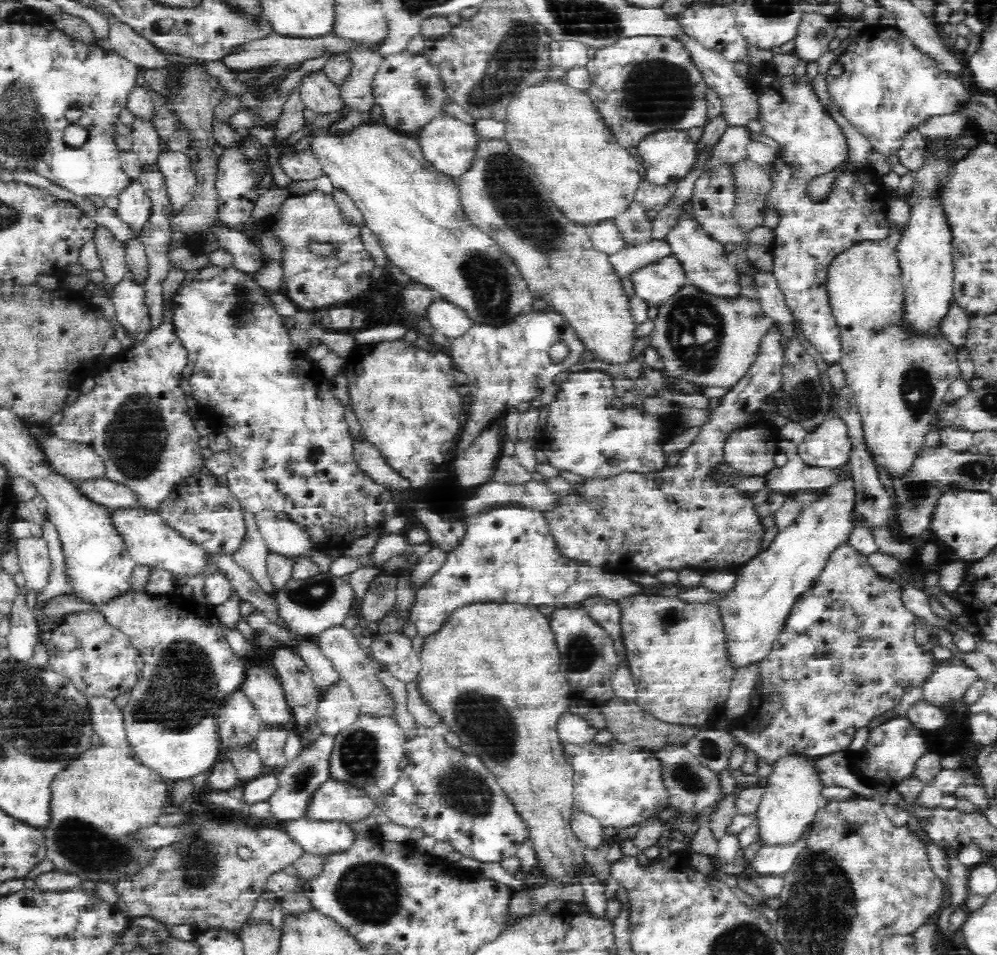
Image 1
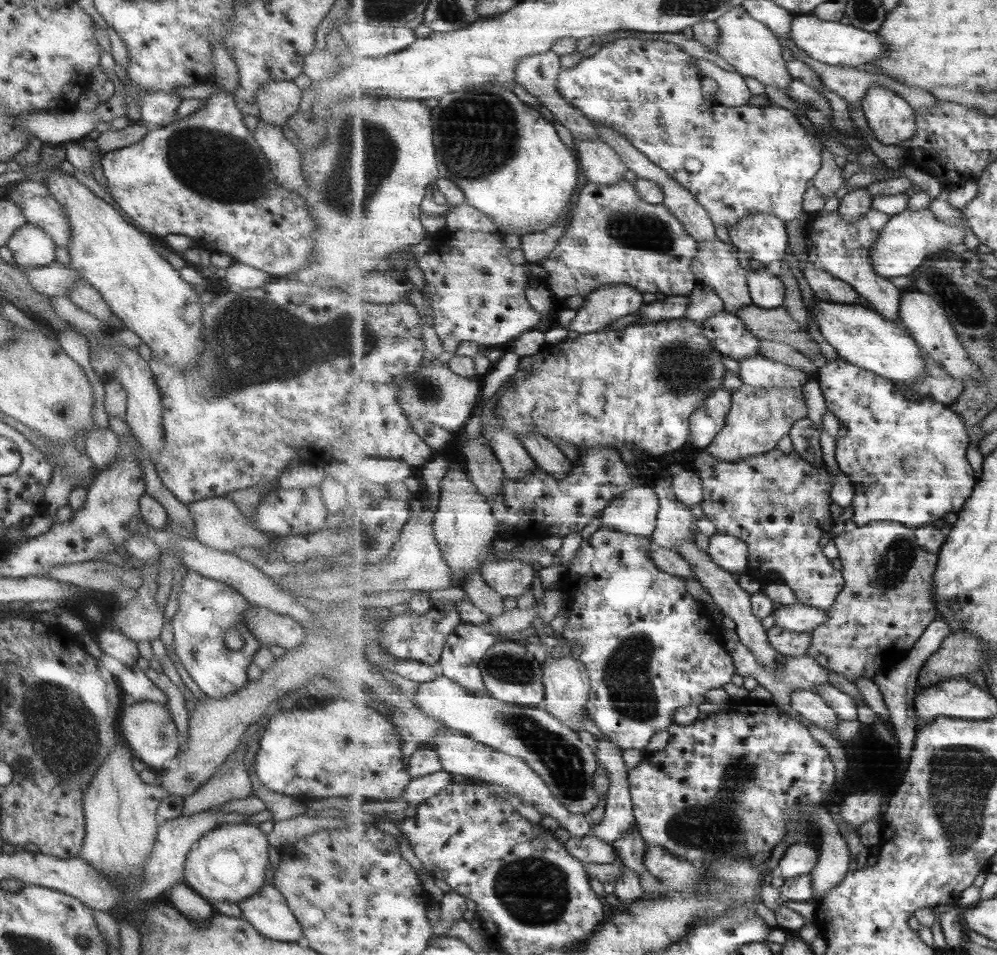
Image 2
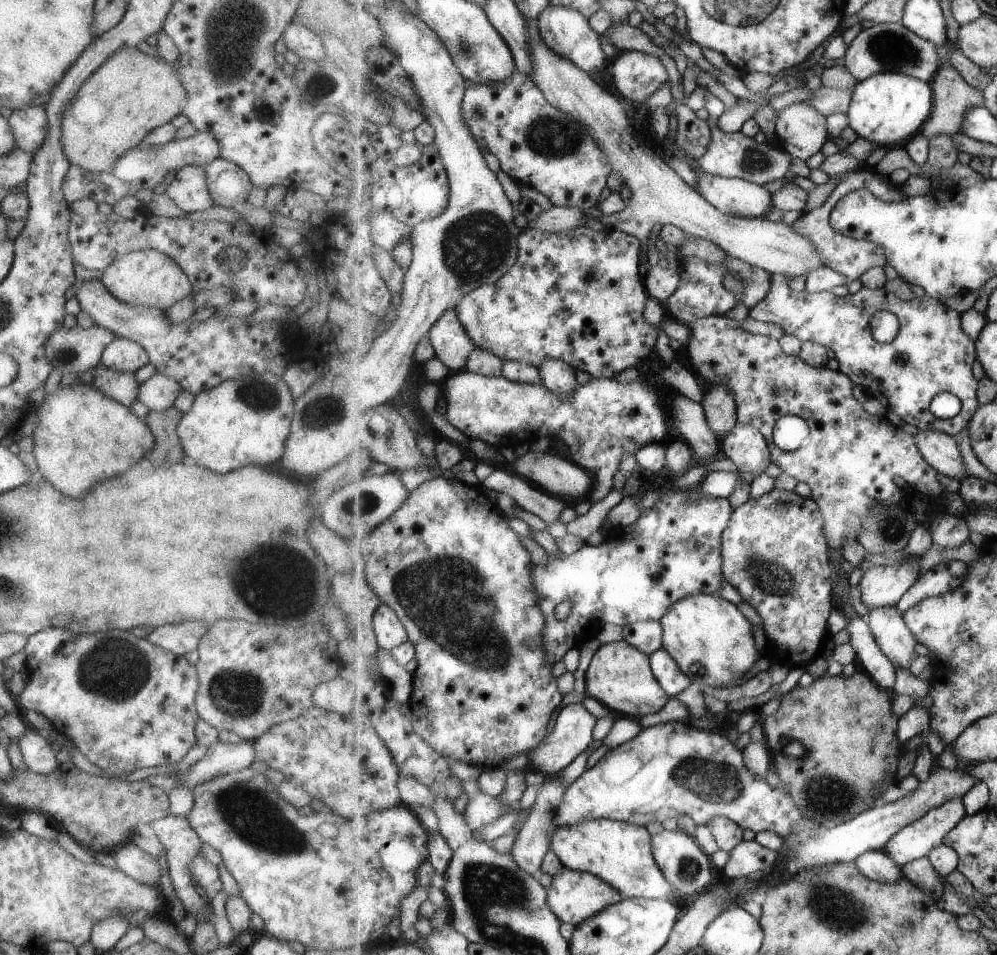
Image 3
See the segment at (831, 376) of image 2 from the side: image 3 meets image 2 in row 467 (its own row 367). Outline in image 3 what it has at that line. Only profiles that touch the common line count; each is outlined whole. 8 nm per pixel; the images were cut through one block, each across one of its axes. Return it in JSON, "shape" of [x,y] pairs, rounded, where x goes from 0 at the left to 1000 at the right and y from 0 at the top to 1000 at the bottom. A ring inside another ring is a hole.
{"shape":[[[780,286],[776,288],[775,304],[772,309],[752,325],[751,332],[781,340],[787,351],[800,352],[806,359],[809,357],[827,361],[838,369],[844,380],[844,390],[856,396],[859,403],[864,403],[874,415],[884,420],[891,429],[901,434],[909,443],[921,447],[921,450],[937,450],[961,458],[974,444],[979,431],[984,427],[981,416],[983,399],[977,394],[977,379],[982,377],[980,358],[967,346],[966,329],[951,323],[938,310],[930,308],[908,316],[903,314],[891,302],[873,304],[867,302],[864,306],[841,311],[834,305],[812,307],[794,304],[794,291]],[[887,326],[895,332],[900,332],[904,341],[902,352],[895,359],[883,359],[876,350],[875,333]],[[953,410],[966,420],[966,429],[958,438],[947,441],[937,435],[934,429],[935,421],[944,412]]]}

